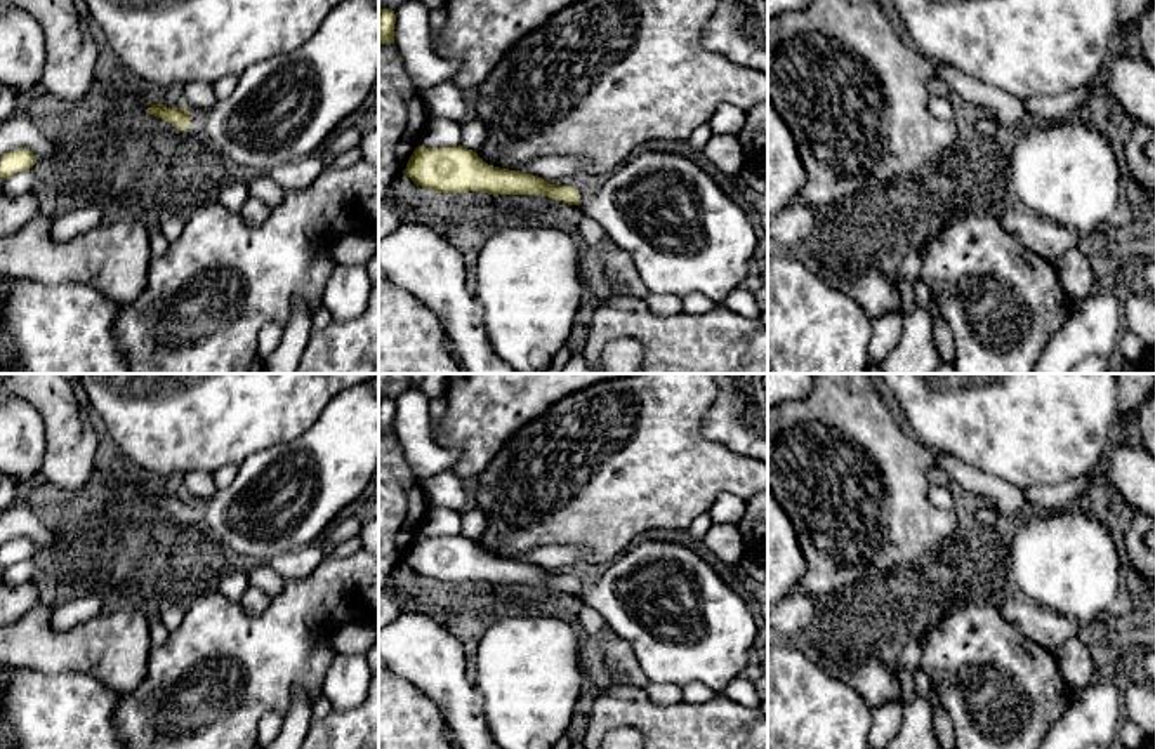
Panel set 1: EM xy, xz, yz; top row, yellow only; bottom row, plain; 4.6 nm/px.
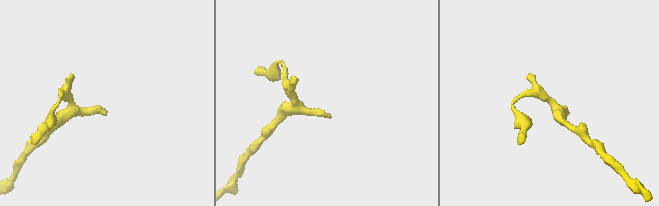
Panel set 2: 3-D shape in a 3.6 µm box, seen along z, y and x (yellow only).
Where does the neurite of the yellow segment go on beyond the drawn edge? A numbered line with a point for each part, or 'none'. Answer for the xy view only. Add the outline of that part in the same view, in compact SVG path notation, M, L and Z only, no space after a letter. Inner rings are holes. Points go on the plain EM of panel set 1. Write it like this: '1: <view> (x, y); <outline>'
1: xy (282, 499); M365 381L333 396L316 422L290 443L252 454L234 480L193 506L188 520L205 521L231 549L255 565L299 551L325 532L375 481L379 471L379 386Z

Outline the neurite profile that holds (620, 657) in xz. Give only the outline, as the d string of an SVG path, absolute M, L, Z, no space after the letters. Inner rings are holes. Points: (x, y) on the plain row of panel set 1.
M608 638L603 643L603 653L622 685L644 688L650 683L627 641Z

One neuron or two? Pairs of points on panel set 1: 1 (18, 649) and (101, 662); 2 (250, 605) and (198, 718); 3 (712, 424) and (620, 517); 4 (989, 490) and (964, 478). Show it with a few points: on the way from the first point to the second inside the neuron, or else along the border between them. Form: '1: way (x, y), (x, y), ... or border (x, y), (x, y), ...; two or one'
1: way (39, 649), (54, 657), (80, 657); one
2: border (273, 600), (257, 616), (249, 616), (238, 603); two
3: border (716, 395), (702, 421), (702, 433), (740, 452); two
4: way (983, 485), (970, 478); one

